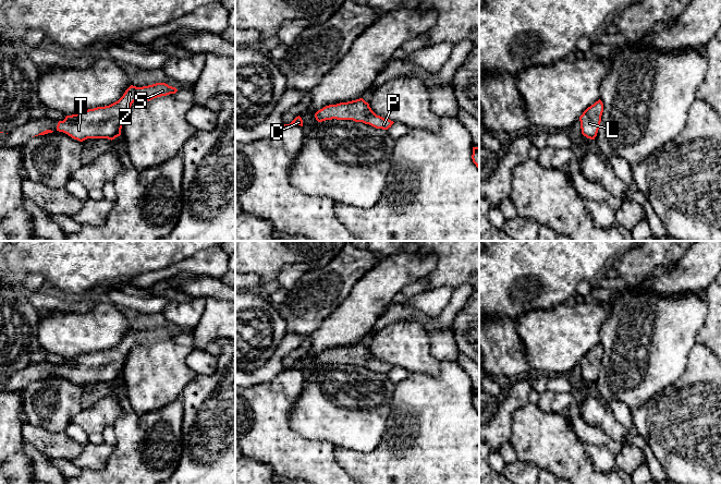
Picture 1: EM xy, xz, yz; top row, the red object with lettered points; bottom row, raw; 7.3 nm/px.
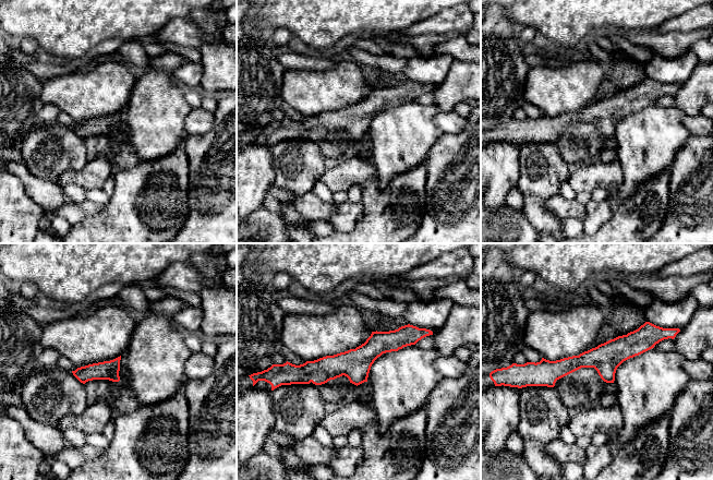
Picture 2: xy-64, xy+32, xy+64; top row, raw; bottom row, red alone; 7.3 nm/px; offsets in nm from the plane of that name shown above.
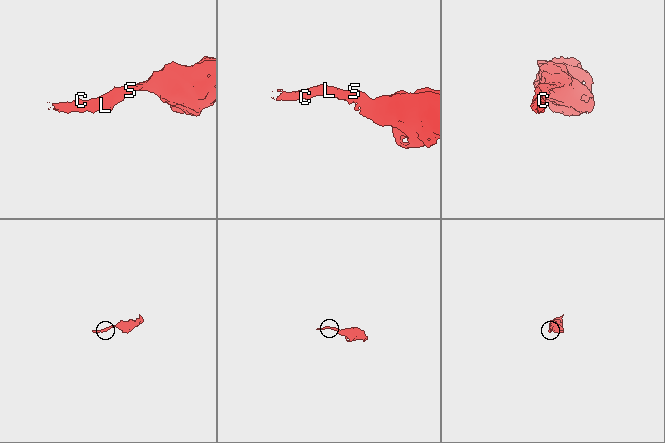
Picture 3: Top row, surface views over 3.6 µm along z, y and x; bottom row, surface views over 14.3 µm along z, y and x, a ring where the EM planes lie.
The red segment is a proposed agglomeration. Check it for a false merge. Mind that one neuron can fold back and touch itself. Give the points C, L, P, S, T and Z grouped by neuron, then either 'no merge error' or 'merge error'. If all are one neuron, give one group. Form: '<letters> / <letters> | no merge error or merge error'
C L P S T Z | no merge error

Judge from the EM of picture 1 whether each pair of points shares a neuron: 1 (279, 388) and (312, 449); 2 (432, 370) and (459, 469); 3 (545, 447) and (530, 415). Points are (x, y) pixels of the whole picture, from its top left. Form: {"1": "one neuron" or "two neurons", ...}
{"1": "one neuron", "2": "two neurons", "3": "one neuron"}

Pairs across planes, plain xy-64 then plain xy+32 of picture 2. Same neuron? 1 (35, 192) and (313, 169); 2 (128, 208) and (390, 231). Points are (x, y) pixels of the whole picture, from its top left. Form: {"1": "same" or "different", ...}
{"1": "different", "2": "same"}

